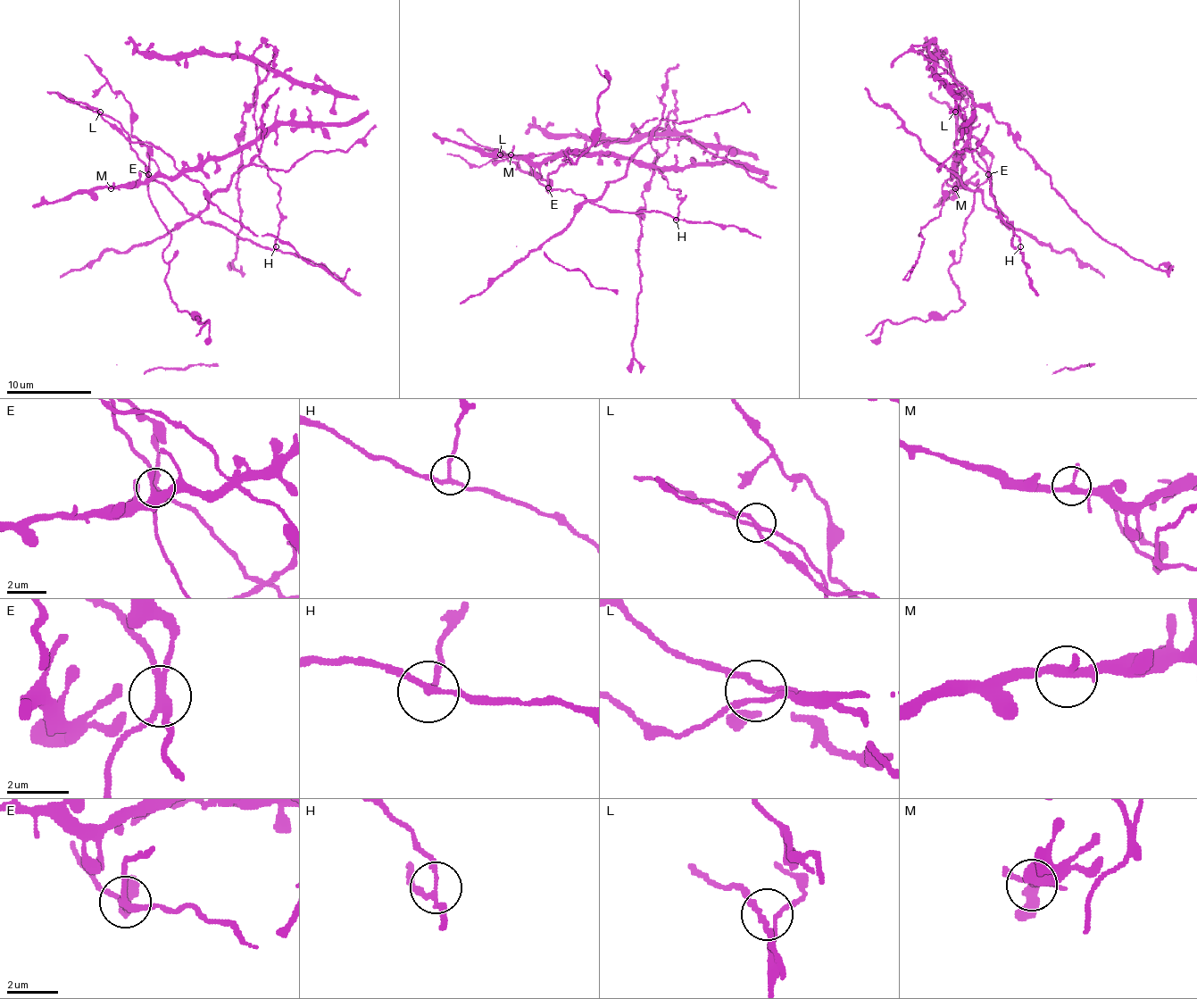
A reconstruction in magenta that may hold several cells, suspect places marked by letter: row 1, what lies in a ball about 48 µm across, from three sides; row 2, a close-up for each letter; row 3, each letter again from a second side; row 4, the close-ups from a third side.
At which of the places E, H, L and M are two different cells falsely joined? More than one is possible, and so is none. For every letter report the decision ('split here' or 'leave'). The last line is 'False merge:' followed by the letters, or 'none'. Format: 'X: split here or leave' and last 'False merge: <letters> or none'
E: split here
H: split here
L: leave
M: leave
False merge: E, H

